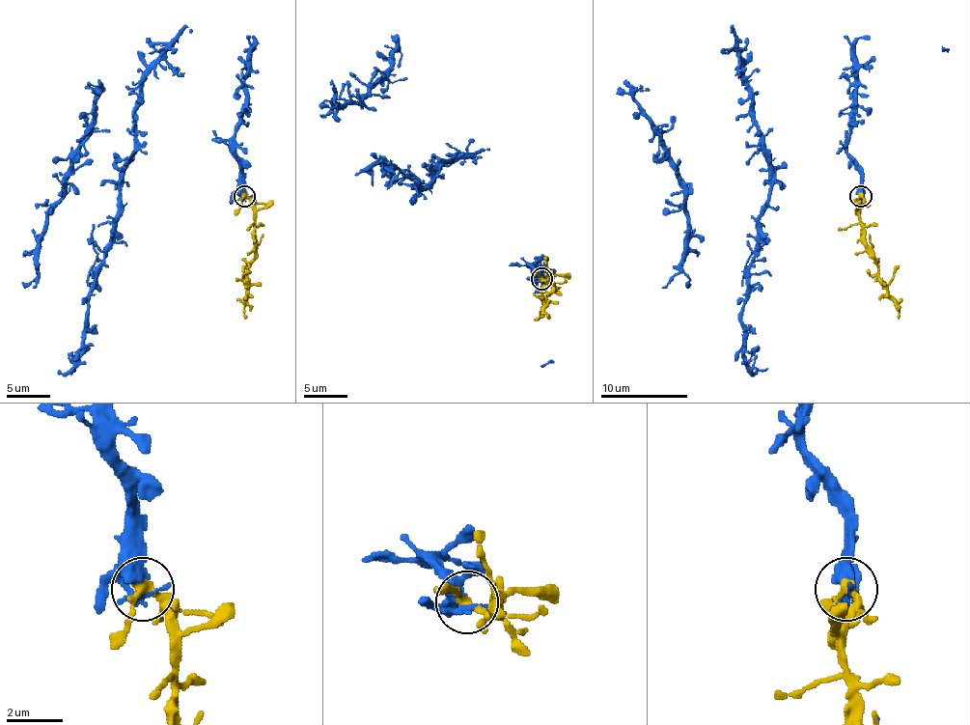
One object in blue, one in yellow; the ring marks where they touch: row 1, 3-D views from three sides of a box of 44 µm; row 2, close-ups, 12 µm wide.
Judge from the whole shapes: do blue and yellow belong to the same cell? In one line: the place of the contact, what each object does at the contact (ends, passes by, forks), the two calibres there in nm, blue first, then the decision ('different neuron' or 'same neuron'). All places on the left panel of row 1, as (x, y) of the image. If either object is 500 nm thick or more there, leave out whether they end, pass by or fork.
place (244, 196); blue ends; yellow passes by; calibres 280 and 300 nm; same neuron

